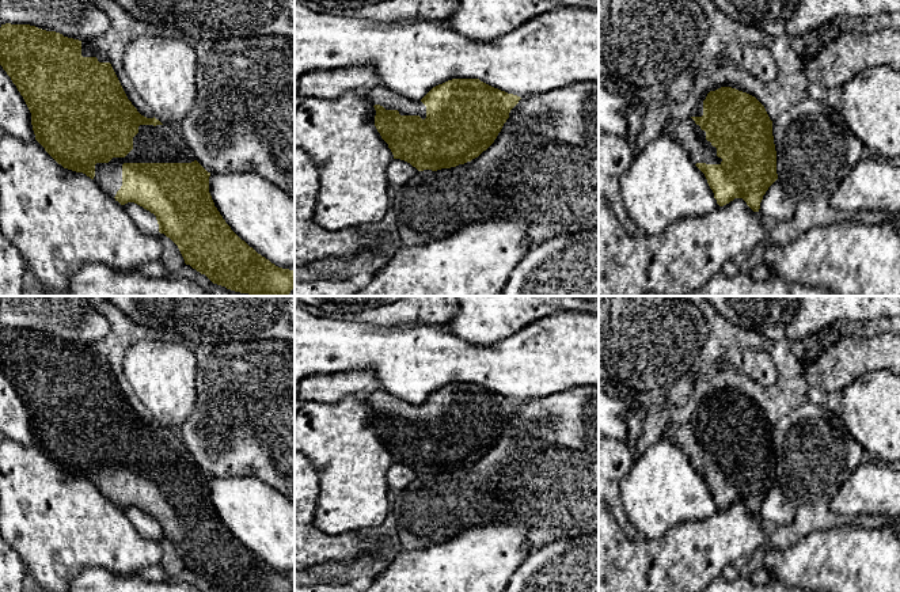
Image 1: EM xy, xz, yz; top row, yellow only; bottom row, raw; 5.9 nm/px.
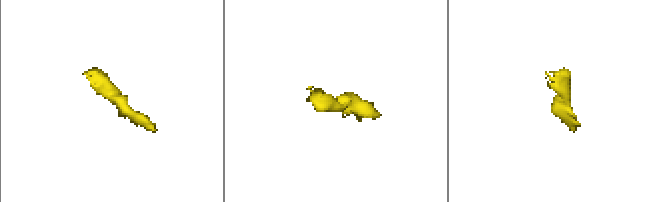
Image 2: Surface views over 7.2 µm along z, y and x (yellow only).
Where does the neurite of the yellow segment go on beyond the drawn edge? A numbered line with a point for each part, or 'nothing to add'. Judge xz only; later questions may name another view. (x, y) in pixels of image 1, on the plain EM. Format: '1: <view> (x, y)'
1: xz (380, 399)

